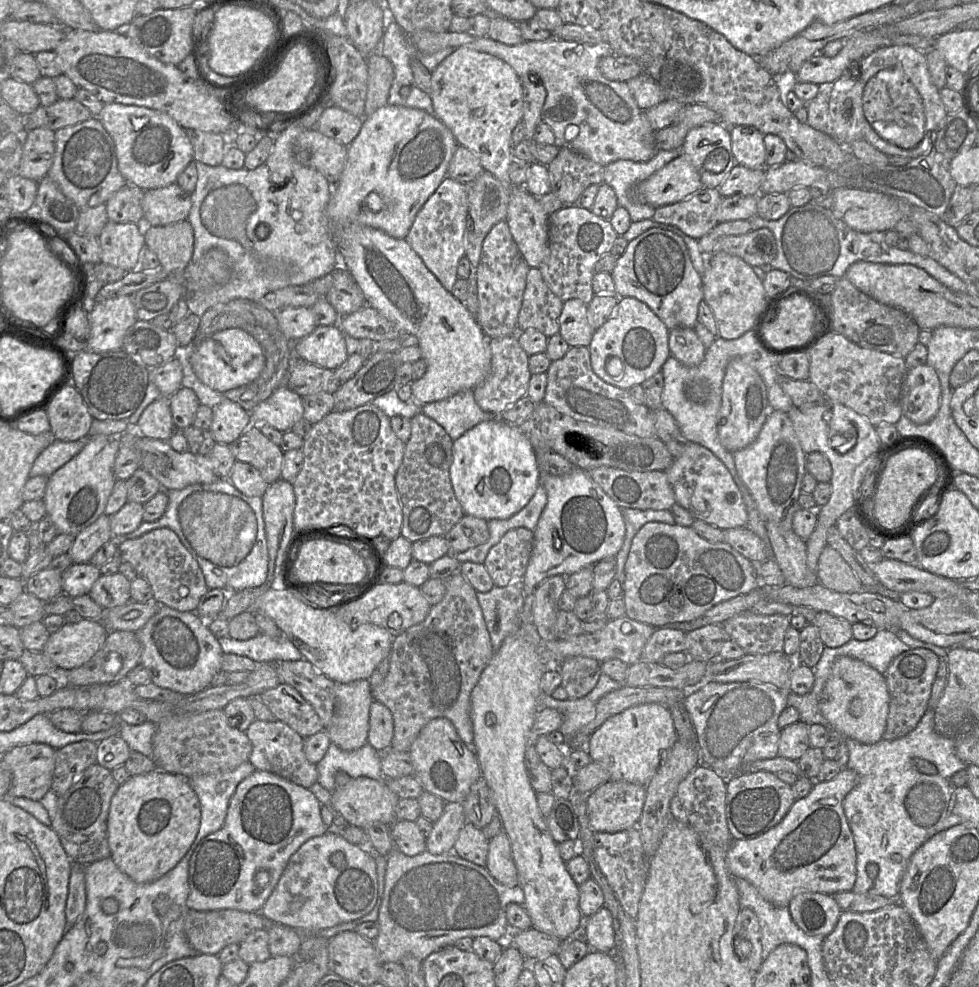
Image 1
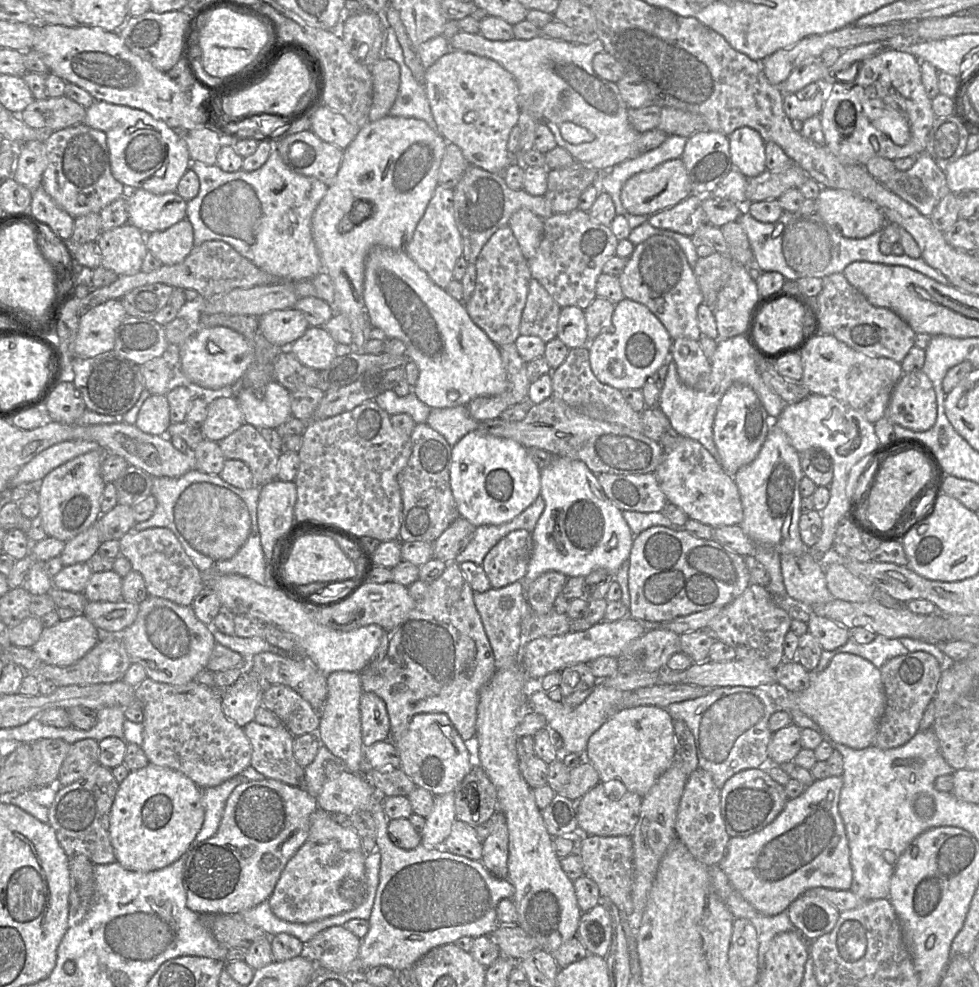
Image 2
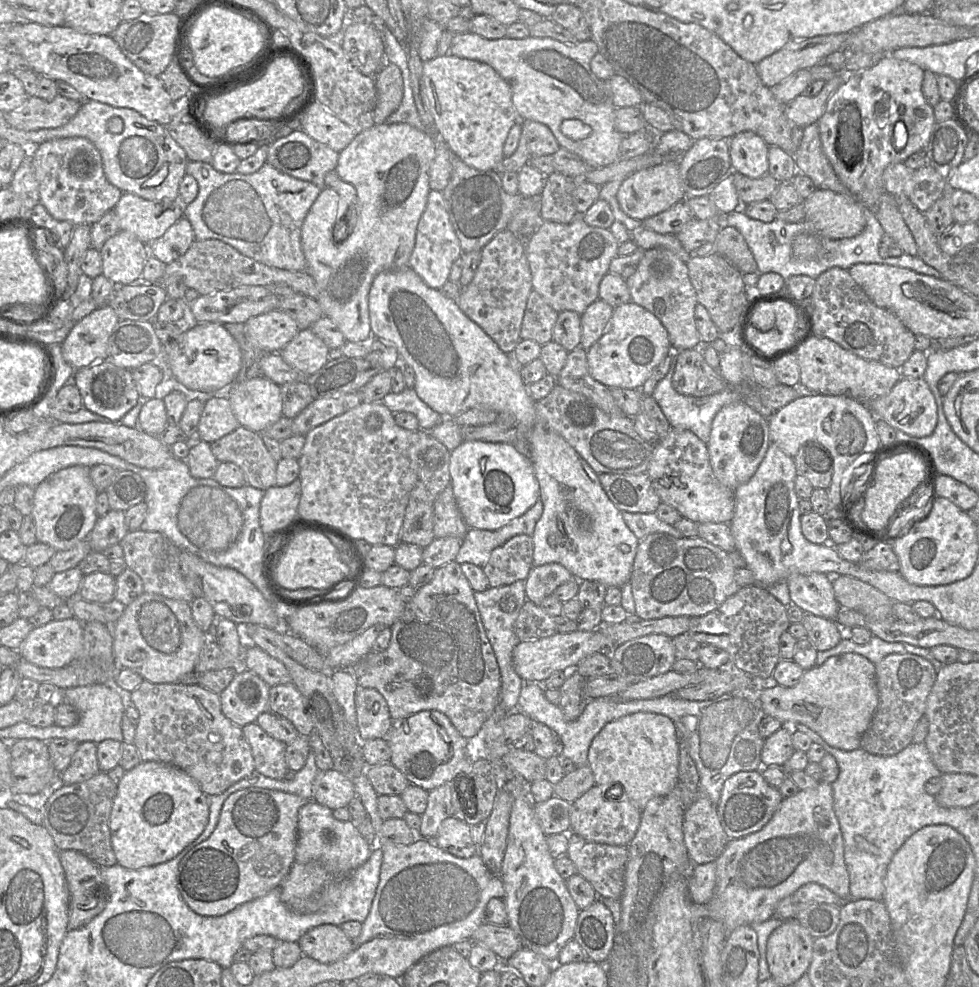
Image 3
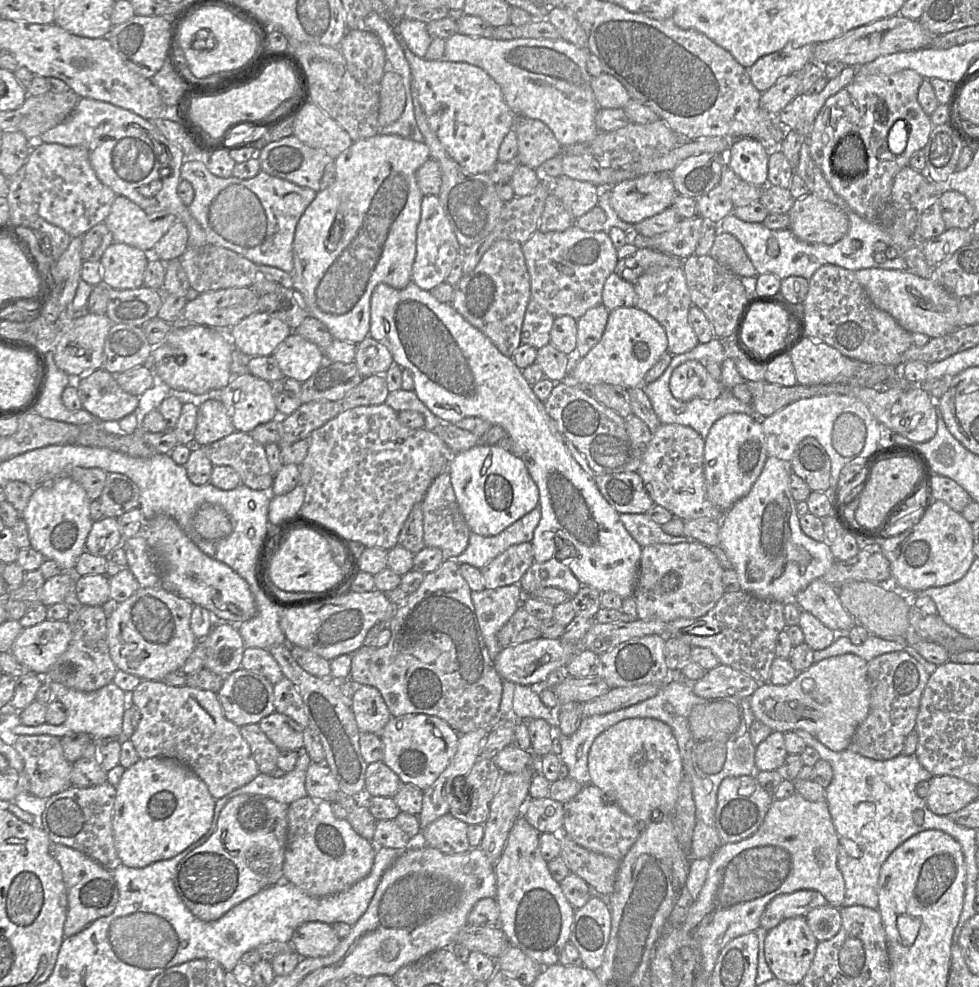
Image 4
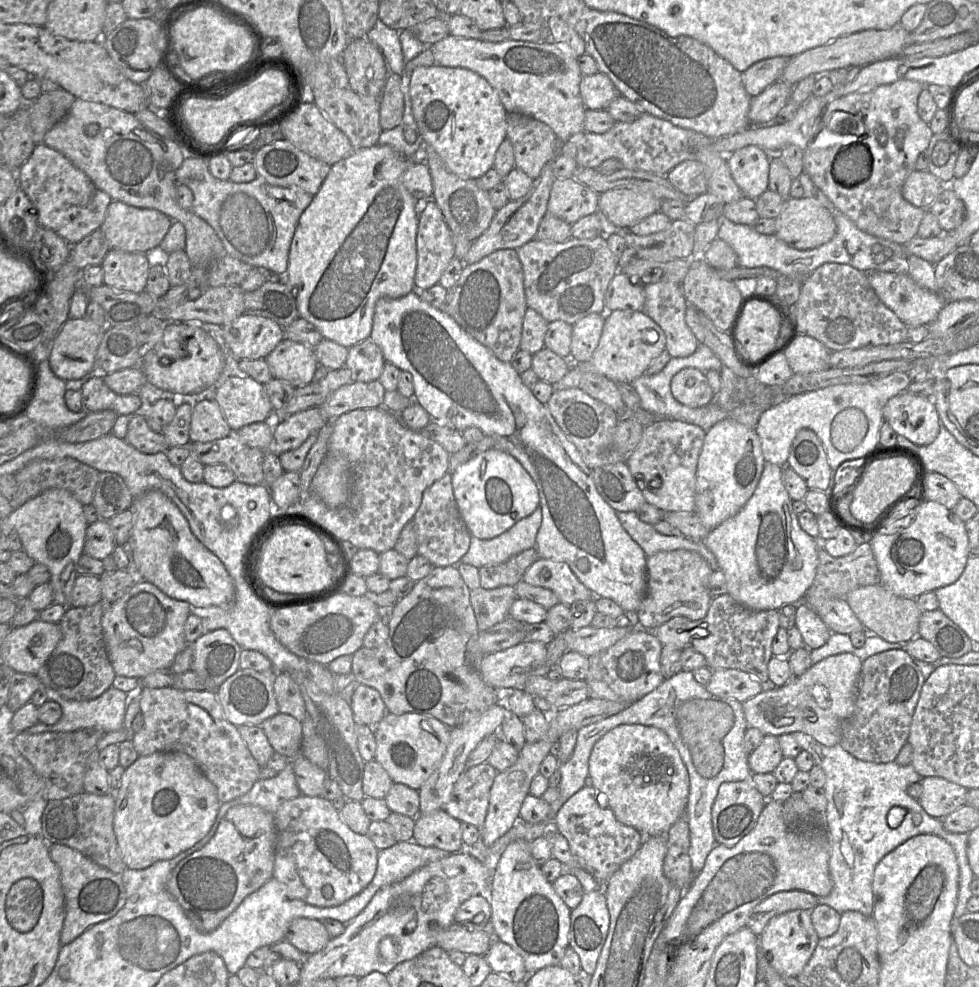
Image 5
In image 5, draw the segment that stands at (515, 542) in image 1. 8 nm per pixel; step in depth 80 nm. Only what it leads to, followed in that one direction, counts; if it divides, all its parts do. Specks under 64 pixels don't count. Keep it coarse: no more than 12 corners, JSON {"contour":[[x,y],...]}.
{"contour":[[536,549],[479,568],[480,586],[515,586],[538,559]]}

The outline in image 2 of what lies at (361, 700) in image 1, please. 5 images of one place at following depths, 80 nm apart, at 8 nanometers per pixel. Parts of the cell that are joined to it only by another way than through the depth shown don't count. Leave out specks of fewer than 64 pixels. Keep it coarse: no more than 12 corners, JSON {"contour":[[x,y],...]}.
{"contour":[[360,674],[327,675],[318,737],[361,774]]}

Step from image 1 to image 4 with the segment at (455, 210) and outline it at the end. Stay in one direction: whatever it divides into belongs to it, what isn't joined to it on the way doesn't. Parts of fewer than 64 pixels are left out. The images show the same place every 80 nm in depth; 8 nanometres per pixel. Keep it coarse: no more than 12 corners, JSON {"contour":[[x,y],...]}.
{"contour":[[437,195],[422,198],[412,281],[430,291],[462,254]]}

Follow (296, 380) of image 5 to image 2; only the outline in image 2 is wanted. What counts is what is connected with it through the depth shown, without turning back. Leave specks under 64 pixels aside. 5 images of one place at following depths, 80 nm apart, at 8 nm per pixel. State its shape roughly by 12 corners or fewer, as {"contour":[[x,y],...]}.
{"contour":[[309,327],[283,350],[322,371],[337,343],[323,327]]}

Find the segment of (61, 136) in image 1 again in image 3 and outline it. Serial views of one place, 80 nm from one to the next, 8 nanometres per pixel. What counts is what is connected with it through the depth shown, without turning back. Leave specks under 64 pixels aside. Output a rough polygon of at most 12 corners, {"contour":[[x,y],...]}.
{"contour":[[85,137],[29,148],[40,203],[93,224],[123,192]]}

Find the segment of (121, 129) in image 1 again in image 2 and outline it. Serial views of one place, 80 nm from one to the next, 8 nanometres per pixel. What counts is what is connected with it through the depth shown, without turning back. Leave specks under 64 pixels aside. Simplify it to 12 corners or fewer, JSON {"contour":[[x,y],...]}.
{"contour":[[96,100],[83,123],[105,132],[128,190],[175,192],[185,141],[144,110]]}

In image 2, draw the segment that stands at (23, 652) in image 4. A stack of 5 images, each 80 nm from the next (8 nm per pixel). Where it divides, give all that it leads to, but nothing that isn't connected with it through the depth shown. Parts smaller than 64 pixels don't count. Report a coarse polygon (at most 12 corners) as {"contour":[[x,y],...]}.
{"contour":[[84,614],[44,628],[31,649],[69,666],[93,649],[98,628]]}

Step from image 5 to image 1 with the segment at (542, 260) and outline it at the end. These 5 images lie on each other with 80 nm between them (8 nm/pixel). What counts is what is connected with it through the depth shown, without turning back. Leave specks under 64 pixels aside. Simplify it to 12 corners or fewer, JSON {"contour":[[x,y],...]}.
{"contour":[[578,204],[549,217],[538,268],[563,302],[588,305],[594,266],[618,236]]}

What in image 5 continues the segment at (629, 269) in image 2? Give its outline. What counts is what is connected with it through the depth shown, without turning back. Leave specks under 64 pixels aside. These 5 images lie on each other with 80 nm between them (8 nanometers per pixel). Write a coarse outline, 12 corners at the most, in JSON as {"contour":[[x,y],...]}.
{"contour":[[682,284],[643,286],[643,312],[666,336],[672,358],[699,343],[685,321]]}

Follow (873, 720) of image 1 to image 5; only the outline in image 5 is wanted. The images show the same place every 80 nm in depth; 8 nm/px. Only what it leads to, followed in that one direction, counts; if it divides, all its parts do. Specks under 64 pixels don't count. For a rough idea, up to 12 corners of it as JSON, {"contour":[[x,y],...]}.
{"contour":[[829,656],[742,703],[748,727],[831,747],[863,661]]}

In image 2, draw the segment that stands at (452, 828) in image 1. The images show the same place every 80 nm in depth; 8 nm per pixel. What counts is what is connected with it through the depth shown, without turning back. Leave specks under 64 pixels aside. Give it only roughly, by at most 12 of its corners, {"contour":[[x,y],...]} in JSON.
{"contour":[[454,792],[435,796],[421,843],[442,847],[455,820]]}

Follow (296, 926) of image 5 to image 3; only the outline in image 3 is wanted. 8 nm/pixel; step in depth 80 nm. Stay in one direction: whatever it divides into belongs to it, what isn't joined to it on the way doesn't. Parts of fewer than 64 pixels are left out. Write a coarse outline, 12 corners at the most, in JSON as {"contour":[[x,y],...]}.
{"contour":[[322,924],[298,941],[321,963],[346,957],[353,943],[340,926]]}

